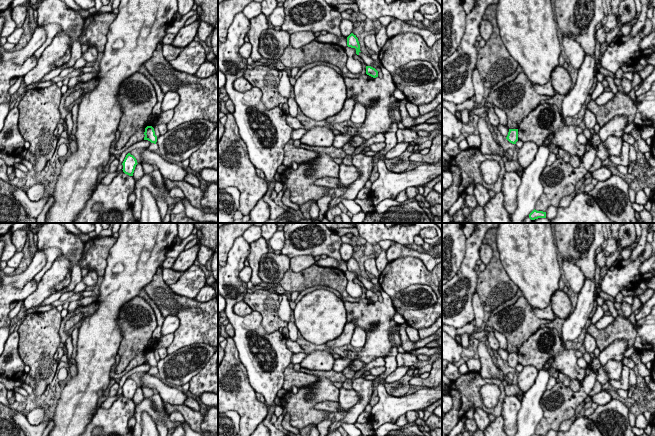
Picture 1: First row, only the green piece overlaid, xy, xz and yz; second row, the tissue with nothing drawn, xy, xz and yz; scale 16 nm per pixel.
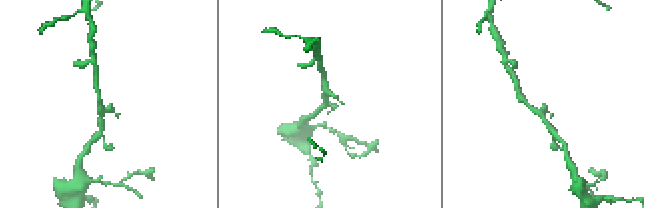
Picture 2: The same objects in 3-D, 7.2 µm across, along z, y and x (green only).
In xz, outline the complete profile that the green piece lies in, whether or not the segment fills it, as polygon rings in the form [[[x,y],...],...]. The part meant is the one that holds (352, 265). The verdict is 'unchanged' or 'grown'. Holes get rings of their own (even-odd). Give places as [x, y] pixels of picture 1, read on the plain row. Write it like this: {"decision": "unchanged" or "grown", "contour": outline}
{"decision": "unchanged", "contour": [[[351,257],[347,261],[347,270],[348,271],[351,271],[351,272],[355,272],[357,279],[359,279],[359,277],[361,276],[360,275],[360,268],[359,268],[359,265],[358,265],[358,262],[353,257]]]}

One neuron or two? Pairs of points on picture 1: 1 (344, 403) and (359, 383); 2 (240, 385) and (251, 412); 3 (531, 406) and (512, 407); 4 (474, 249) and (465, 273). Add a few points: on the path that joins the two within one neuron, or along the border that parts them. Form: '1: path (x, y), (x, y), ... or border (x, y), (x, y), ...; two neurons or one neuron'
1: border (353, 388), (358, 395), (358, 400), (349, 409); two neurons
2: path (240, 392), (241, 398), (247, 405); one neuron
3: border (521, 401), (521, 407), (516, 416), (516, 425); two neurons
4: path (472, 255), (467, 267); one neuron

